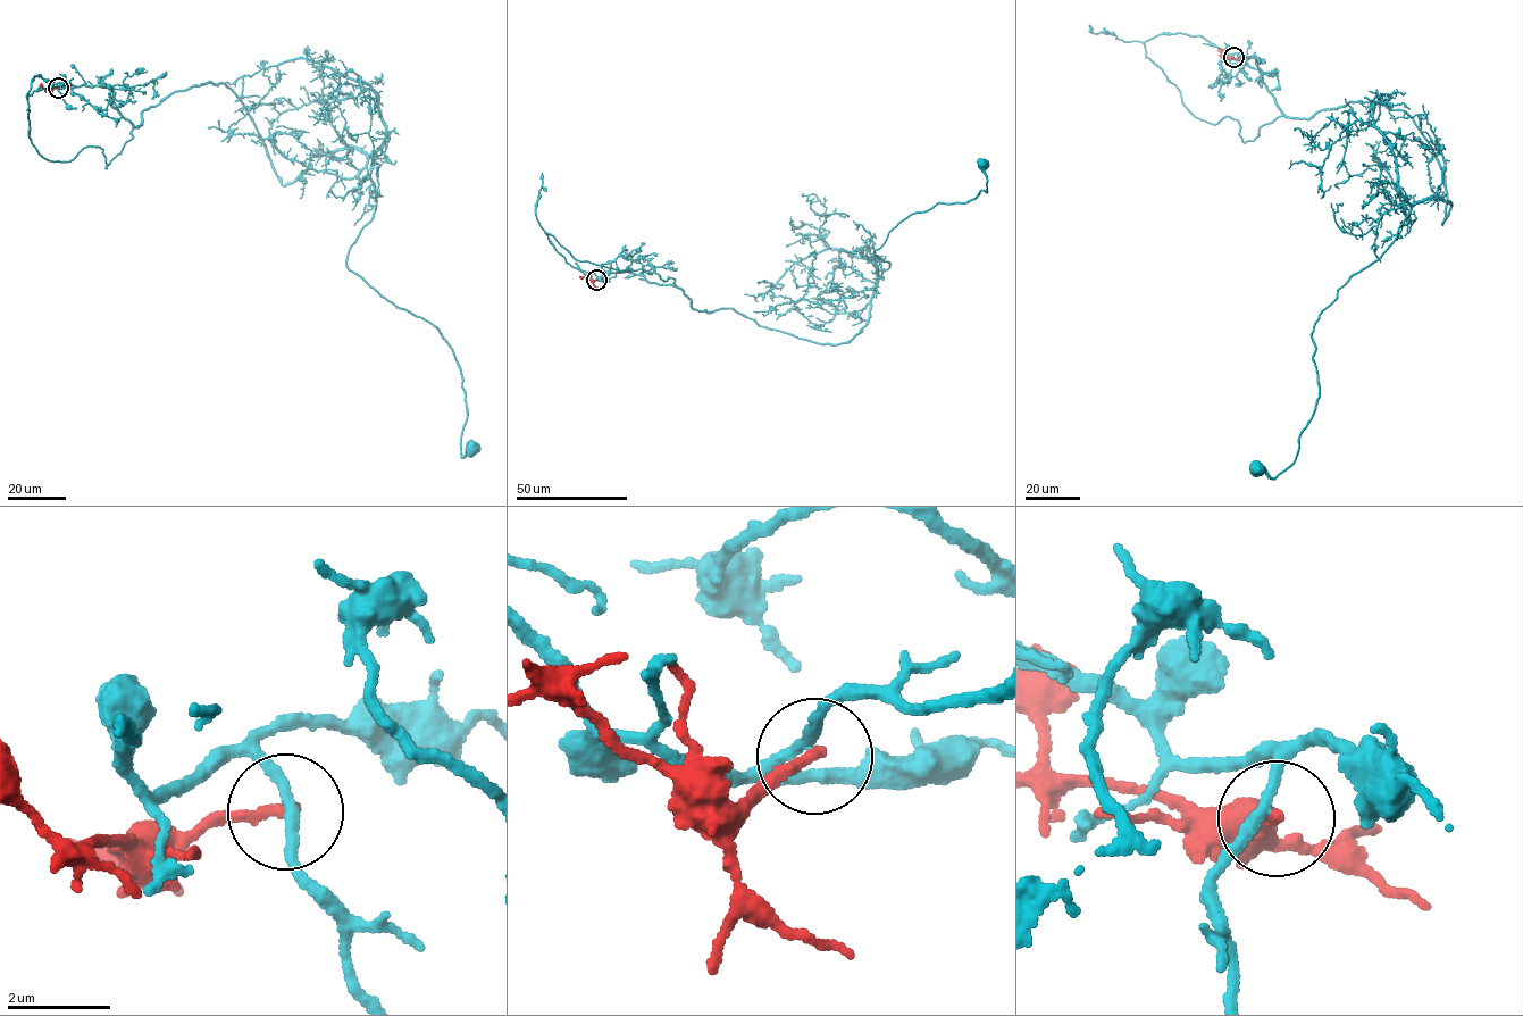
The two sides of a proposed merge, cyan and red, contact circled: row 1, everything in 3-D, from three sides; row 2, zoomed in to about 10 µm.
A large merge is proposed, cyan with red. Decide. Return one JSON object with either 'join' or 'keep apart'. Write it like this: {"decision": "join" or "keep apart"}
{"decision": "keep apart"}

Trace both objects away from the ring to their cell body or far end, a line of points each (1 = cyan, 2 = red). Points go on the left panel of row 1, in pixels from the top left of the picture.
1: (58, 86), (50, 160), (107, 167), (211, 82), (283, 184), (363, 152), (346, 267), (452, 349), (473, 448)
2: (58, 88), (44, 89), (41, 83)

